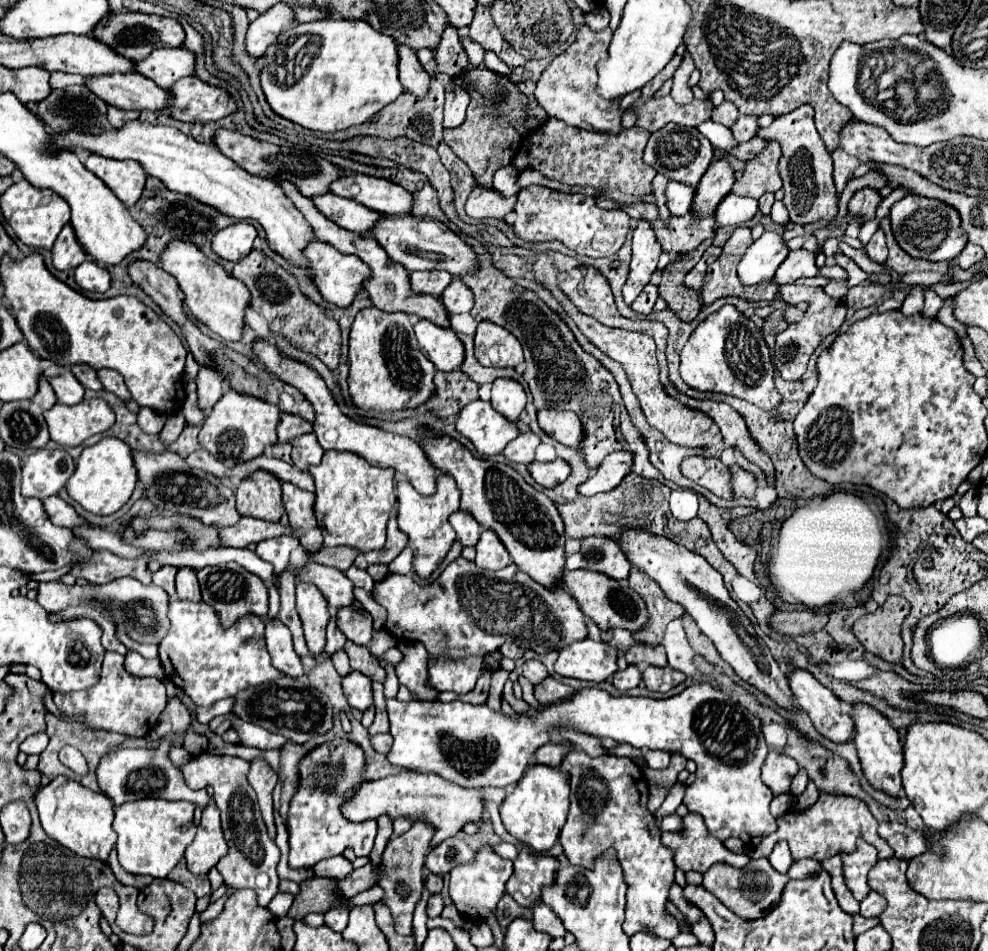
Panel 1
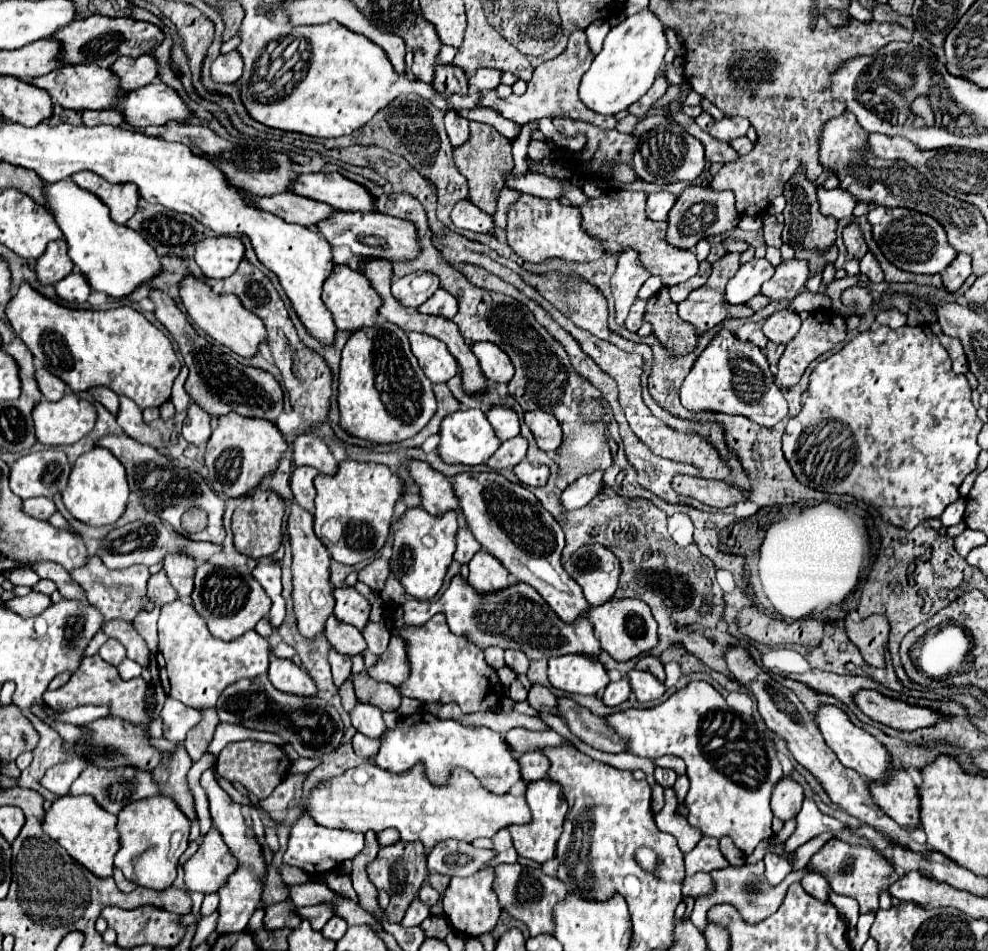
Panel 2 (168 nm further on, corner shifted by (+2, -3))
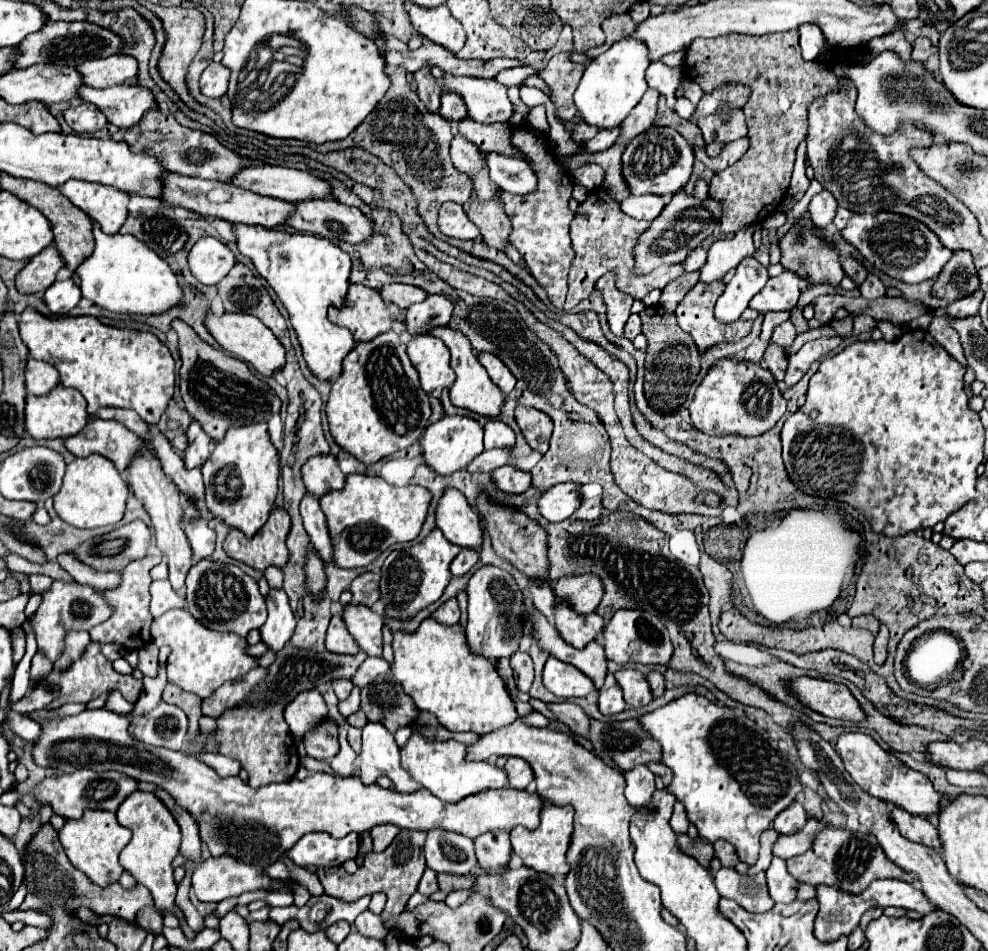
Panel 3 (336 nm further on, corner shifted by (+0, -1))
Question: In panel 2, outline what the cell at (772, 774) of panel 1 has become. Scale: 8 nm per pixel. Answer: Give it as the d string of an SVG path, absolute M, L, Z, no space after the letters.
M784 777L778 787L774 787L774 795L772 795L772 813L774 817L778 817L780 821L788 821L794 819L800 813L804 801L804 793L802 787L792 781L790 777Z

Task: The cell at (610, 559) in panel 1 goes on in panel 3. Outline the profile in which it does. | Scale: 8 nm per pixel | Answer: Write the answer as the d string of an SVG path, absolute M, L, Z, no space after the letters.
M584 573L580 577L562 577L562 581L556 581L554 591L558 597L568 599L578 613L592 613L604 597L604 583L596 573Z

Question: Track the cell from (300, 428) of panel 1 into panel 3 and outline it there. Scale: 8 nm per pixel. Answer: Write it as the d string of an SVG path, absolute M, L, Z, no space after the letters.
M324 453L324 457L310 457L302 465L302 479L306 489L316 497L344 487L344 473L340 471L336 457L330 453Z

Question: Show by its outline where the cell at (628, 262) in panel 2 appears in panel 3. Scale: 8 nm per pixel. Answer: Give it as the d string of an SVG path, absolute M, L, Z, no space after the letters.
M606 273L604 277L600 277L600 281L596 283L596 287L602 291L602 297L608 305L608 323L614 335L622 335L624 323L630 317L630 307L632 307L632 297L628 297L628 293L620 293L620 289L616 289L616 273Z

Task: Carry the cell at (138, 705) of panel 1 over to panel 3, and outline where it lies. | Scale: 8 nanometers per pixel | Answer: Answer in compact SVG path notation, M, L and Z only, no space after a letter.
M90 643L86 653L68 671L50 673L44 679L40 679L34 693L24 695L20 701L16 701L12 705L12 709L16 713L28 713L28 711L36 711L36 709L58 709L66 703L88 703L88 701L92 701L92 699L96 699L96 697L100 697L100 695L104 695L106 691L112 691L112 689L122 691L122 695L128 703L136 703L140 693L142 693L142 681L134 679L132 675L116 673L112 663L102 655L100 645Z

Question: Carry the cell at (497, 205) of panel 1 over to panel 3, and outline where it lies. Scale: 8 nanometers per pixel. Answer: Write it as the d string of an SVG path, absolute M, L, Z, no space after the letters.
M444 203L440 207L438 225L440 225L440 231L450 237L458 237L458 239L478 239L480 237L480 229L476 229L476 225L468 221L464 207L458 203Z

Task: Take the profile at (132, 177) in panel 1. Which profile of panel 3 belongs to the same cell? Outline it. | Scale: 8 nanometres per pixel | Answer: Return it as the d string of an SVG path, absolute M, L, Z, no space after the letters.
M66 181L60 191L76 207L84 209L88 217L98 221L104 233L118 233L128 217L130 195L124 191L108 189L106 185L88 181Z

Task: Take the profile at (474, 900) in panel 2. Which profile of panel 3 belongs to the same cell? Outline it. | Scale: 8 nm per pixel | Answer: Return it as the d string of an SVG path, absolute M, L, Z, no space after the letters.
M460 889L460 891L452 891L444 901L446 901L446 905L448 907L452 907L452 909L456 909L456 907L460 907L468 897L470 897L470 893L472 893L474 889Z

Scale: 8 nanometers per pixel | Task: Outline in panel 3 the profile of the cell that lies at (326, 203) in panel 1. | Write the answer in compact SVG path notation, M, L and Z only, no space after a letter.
M168 173L164 177L162 201L166 205L180 205L180 207L186 207L190 211L220 217L220 219L226 219L232 223L248 223L248 225L264 225L264 227L286 225L288 217L296 211L296 203L292 203L292 201L264 197L264 195L252 193L248 189L238 189L232 183L204 181L204 179L196 179L196 177L184 177L178 173Z

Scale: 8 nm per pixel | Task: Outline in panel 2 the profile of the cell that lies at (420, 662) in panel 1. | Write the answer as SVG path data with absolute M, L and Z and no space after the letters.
M392 637L386 653L378 659L376 665L366 669L366 673L376 681L384 681L384 683L398 687L398 683L402 683L402 679L406 677L408 669L410 665L406 663L404 643L398 637Z

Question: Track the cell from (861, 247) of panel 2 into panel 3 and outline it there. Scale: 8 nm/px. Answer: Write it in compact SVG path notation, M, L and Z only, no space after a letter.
M846 257L846 259L842 259L842 269L844 269L844 273L848 275L848 277L852 277L858 285L866 279L866 275L868 275L868 271L864 269L864 265L856 259L856 257Z

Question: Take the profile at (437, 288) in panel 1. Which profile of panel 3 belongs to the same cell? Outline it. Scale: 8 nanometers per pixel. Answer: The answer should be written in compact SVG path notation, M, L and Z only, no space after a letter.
M392 283L392 285L384 285L380 289L380 295L384 297L384 301L390 301L390 303L398 305L400 309L408 309L408 305L424 301L424 297L428 293L424 293L424 289L416 289L416 285Z

